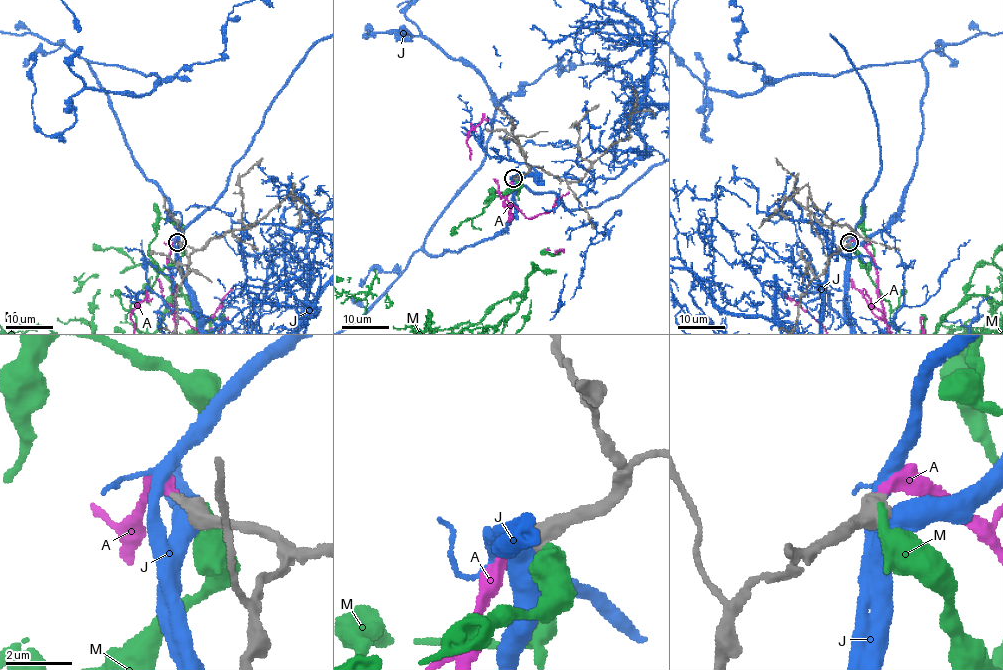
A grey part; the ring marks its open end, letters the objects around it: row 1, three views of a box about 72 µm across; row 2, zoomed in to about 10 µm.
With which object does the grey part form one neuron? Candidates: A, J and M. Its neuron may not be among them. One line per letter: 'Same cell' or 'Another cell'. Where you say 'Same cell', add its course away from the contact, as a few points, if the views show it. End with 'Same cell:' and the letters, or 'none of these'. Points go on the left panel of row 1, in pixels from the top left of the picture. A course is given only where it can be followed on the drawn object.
A: Same cell
J: Another cell
M: Another cell
Same cell: A

